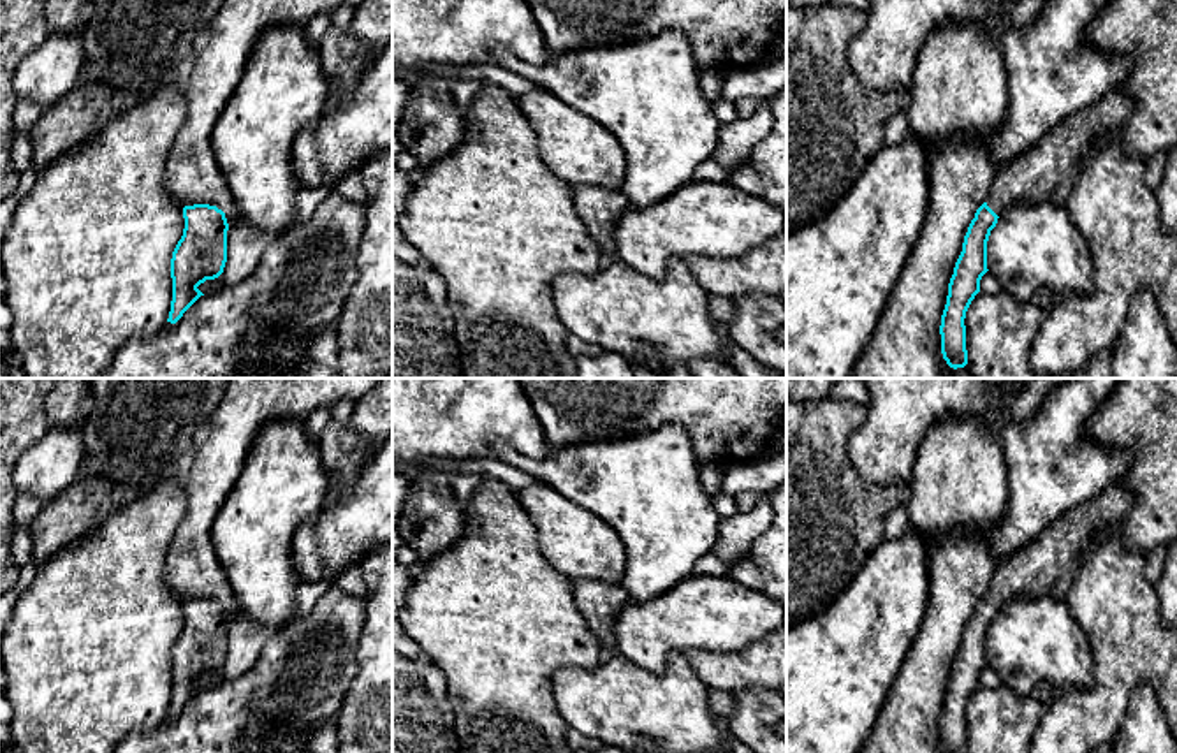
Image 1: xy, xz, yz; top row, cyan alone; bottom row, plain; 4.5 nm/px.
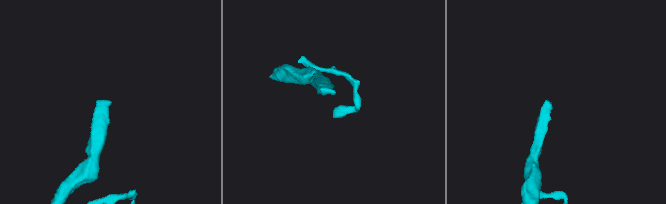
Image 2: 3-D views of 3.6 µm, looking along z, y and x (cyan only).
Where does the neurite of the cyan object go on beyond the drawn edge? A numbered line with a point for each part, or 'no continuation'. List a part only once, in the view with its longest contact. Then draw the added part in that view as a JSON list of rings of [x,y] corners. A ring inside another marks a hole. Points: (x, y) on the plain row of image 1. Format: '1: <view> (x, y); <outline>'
1: yz (1042, 565); [[[1117,480],[1061,515],[1031,544],[998,563],[987,600],[1003,610],[1013,598],[1049,593],[1066,582],[1082,544],[1101,526],[1121,521],[1133,501]]]

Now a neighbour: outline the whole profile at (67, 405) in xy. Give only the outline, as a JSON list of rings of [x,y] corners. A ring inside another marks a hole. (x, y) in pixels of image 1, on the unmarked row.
[[[58,378],[44,401],[51,428],[76,429],[91,410],[90,378]]]

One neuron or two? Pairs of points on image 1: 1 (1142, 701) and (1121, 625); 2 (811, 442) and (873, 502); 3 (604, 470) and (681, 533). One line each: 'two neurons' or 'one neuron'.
1: two neurons
2: one neuron
3: one neuron

